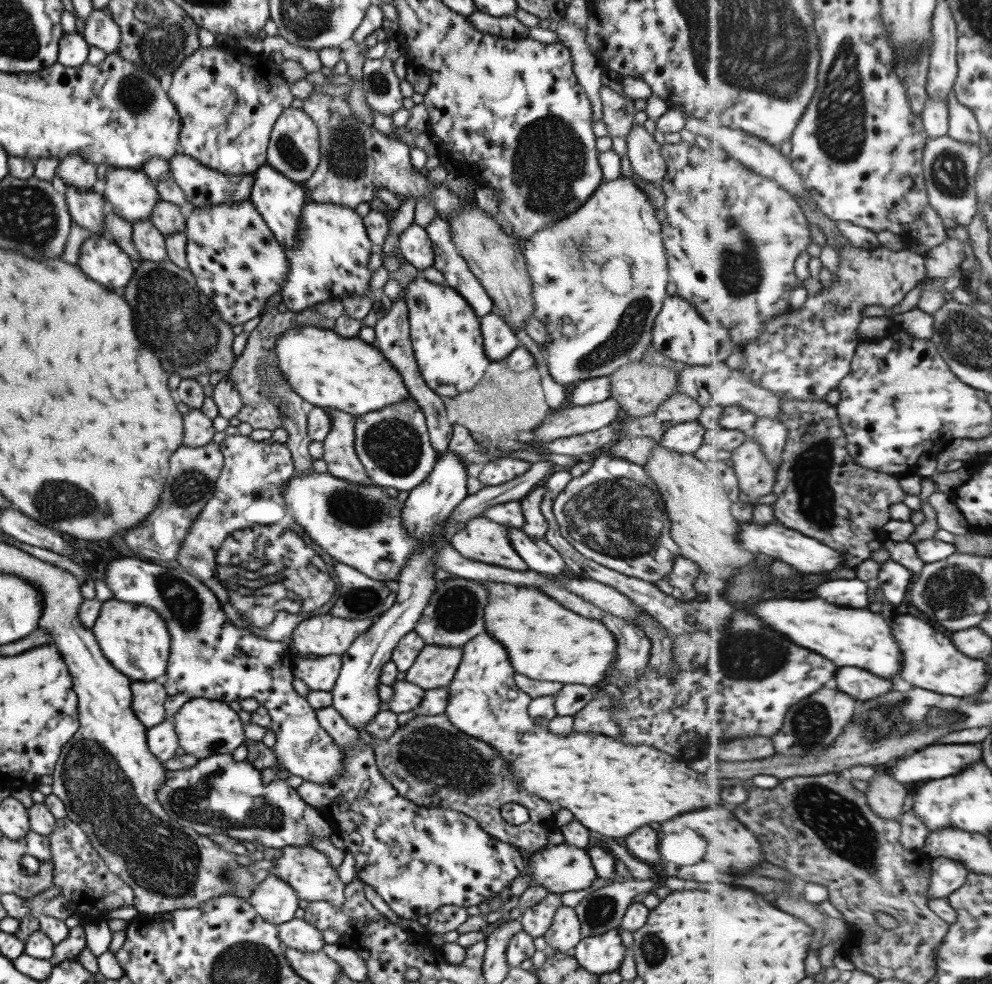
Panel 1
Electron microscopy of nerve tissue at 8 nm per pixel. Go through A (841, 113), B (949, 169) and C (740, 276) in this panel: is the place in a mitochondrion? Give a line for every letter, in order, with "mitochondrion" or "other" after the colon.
A: mitochondrion
B: mitochondrion
C: mitochondrion

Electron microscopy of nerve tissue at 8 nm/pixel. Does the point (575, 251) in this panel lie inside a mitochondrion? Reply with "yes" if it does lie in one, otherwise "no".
yes

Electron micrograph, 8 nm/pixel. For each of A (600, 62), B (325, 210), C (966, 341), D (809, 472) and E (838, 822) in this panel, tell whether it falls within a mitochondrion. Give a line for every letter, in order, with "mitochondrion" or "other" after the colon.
A: other
B: other
C: mitochondrion
D: mitochondrion
E: mitochondrion

